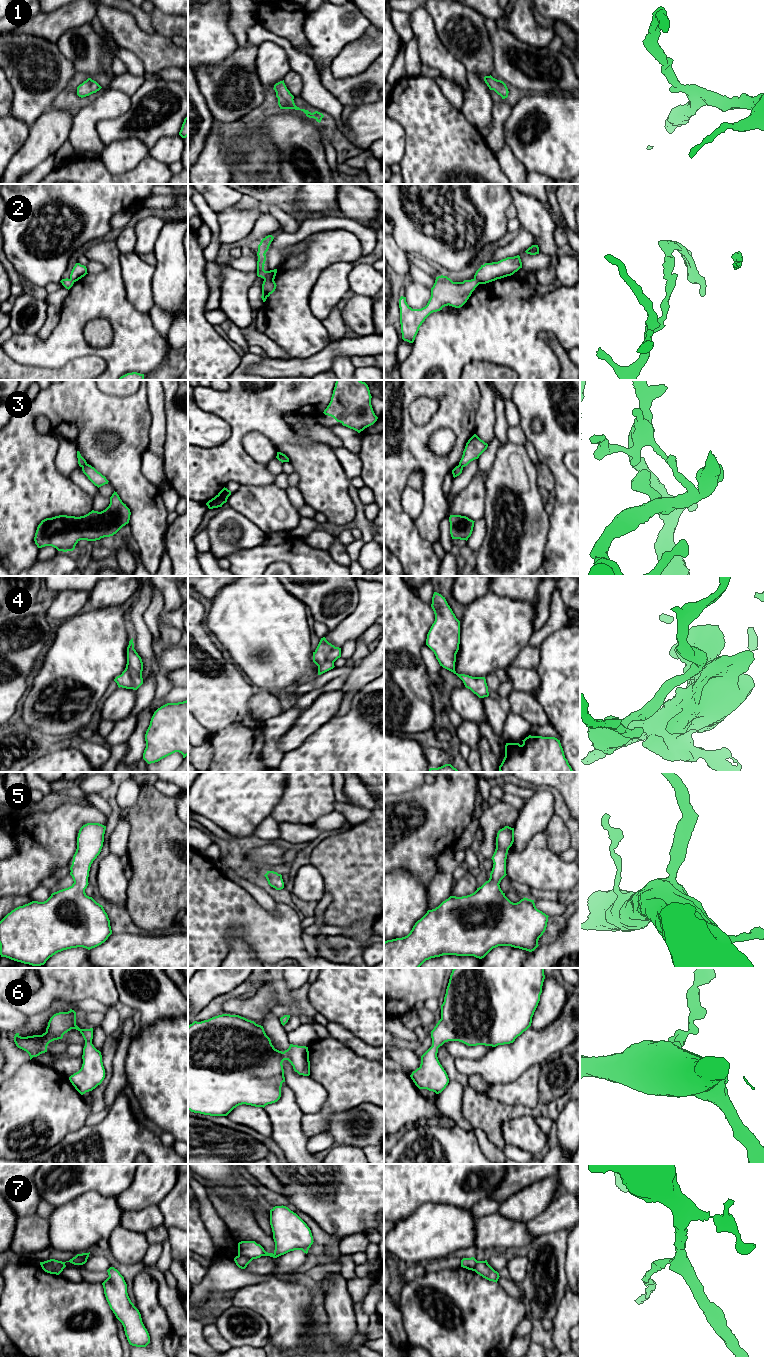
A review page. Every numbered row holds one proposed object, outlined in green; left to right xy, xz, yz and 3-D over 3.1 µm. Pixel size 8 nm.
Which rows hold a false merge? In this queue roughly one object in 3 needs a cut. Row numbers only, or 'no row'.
2, 3, 7

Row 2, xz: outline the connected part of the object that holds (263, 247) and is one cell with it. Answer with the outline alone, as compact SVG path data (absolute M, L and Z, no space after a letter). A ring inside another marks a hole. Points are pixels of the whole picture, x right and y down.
M268 235L265 238L263 238L258 245L258 261L257 261L257 276L261 277L263 279L267 278L269 271L264 270L264 264L266 261L266 252L269 249L269 246L271 242L273 241L274 237L272 235Z

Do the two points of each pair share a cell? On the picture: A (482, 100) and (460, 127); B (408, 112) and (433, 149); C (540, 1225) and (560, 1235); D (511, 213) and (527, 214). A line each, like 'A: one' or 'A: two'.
A: two
B: one
C: two
D: two

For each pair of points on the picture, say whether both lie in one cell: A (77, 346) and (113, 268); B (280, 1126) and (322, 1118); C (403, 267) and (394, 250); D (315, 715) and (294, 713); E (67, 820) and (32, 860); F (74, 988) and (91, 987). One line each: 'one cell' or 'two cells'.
A: one cell
B: two cells
C: one cell
D: two cells
E: one cell
F: one cell

